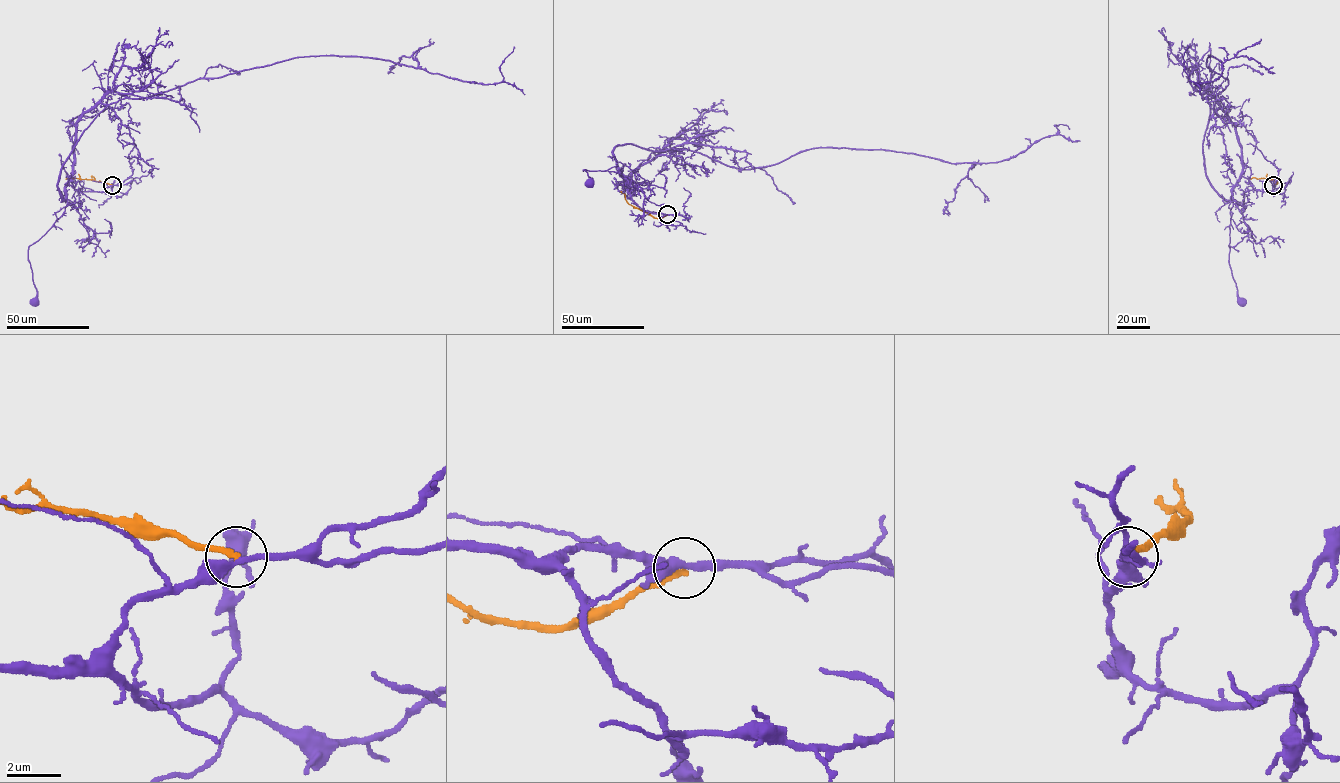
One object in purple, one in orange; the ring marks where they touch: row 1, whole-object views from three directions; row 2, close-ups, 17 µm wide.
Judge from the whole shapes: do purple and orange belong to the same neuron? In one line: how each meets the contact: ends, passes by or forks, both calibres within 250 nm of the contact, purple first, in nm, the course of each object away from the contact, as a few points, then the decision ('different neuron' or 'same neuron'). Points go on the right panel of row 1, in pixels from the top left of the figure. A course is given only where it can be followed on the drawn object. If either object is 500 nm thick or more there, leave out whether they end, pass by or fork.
purple passes by; orange ends there; 320 nm thick on the purple side, 220 nm on the other; purple runs (1273, 185), (1273, 191), (1255, 190), (1243, 177), (1232, 189), (1229, 262), (1237, 295), (1242, 301); orange runs (1273, 185), (1277, 182), (1272, 179), (1250, 179); different neuron

